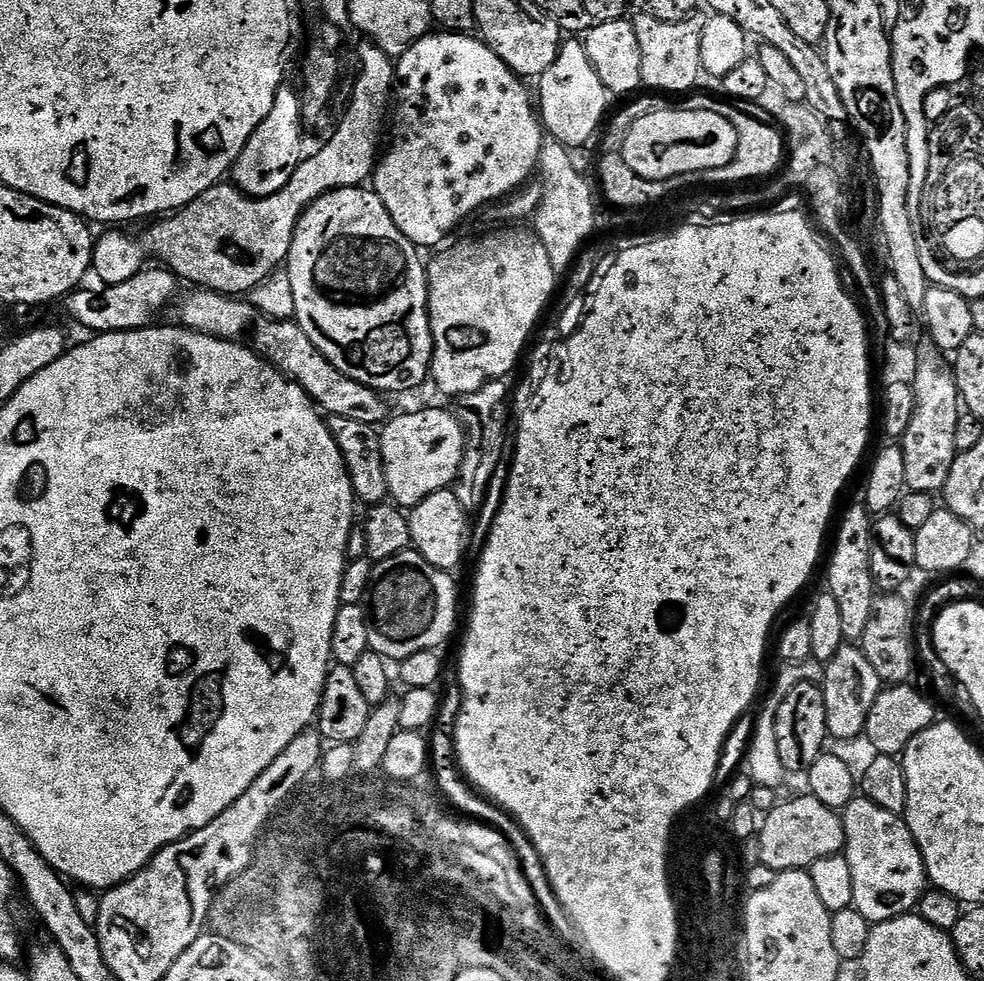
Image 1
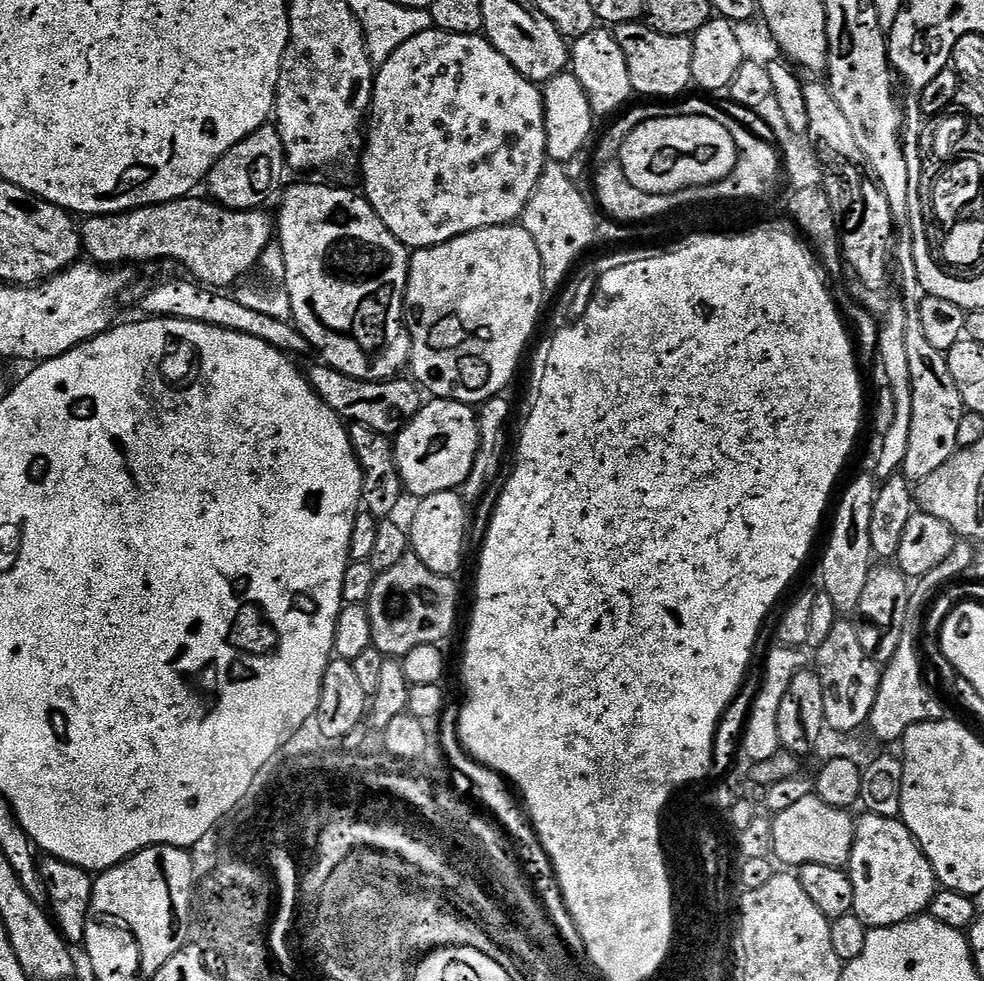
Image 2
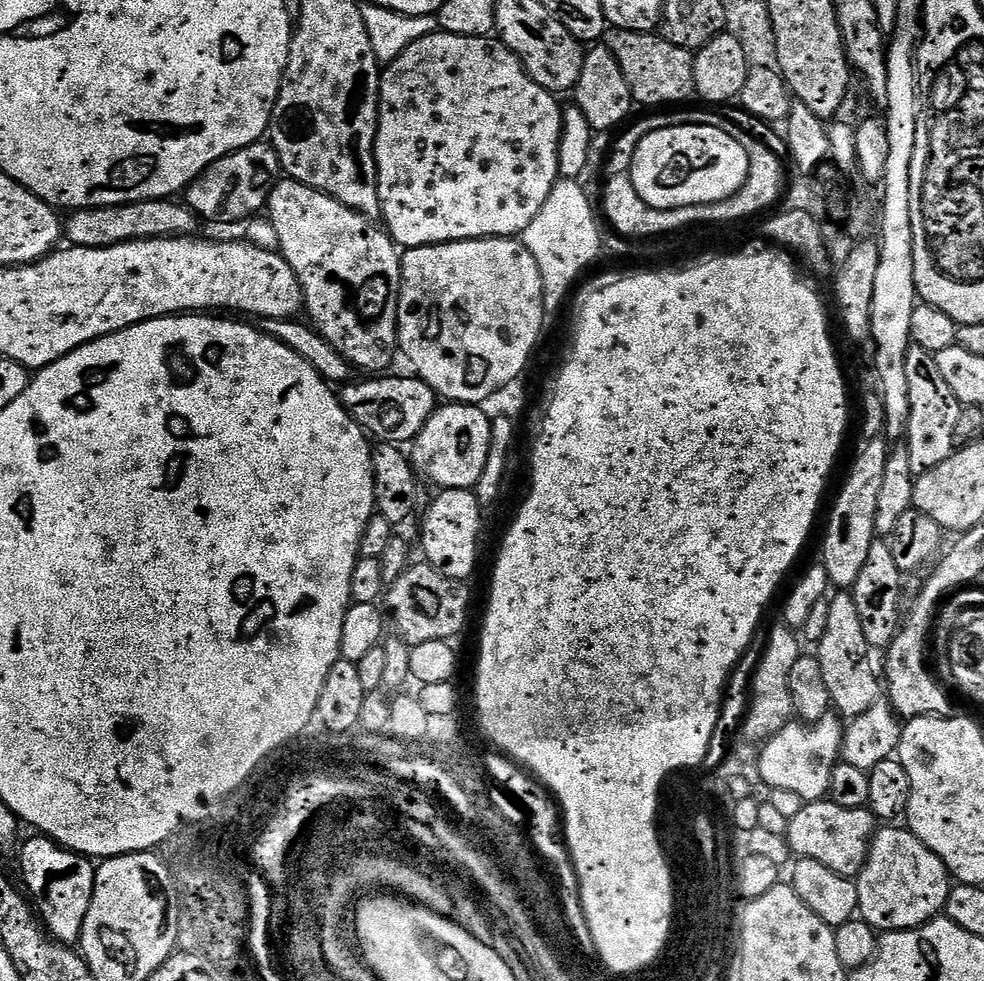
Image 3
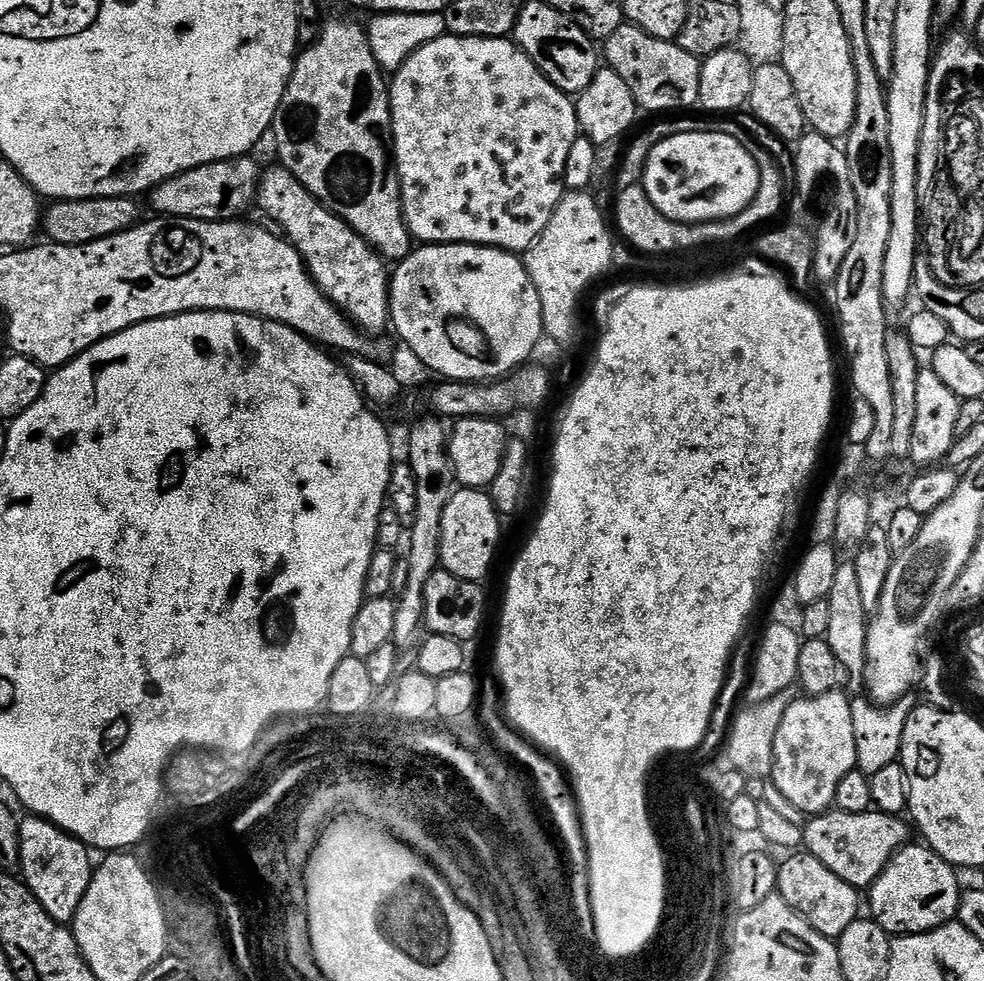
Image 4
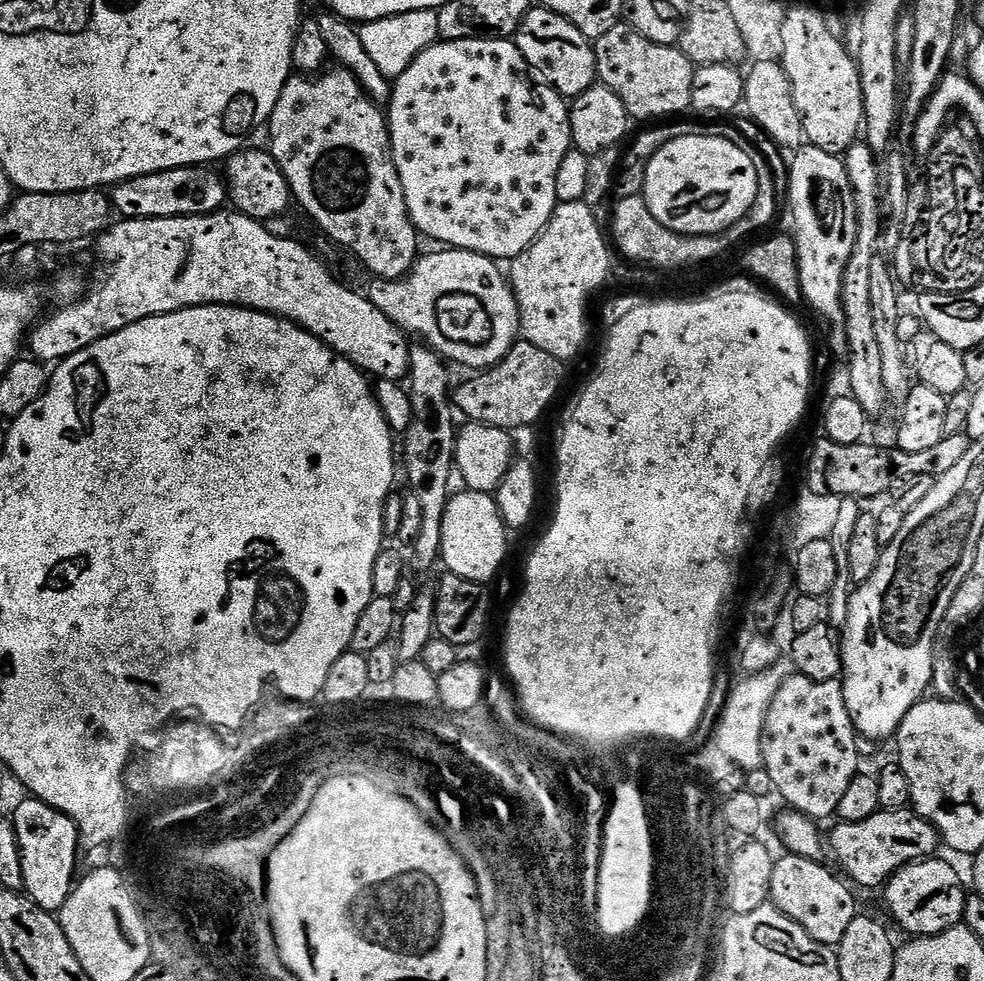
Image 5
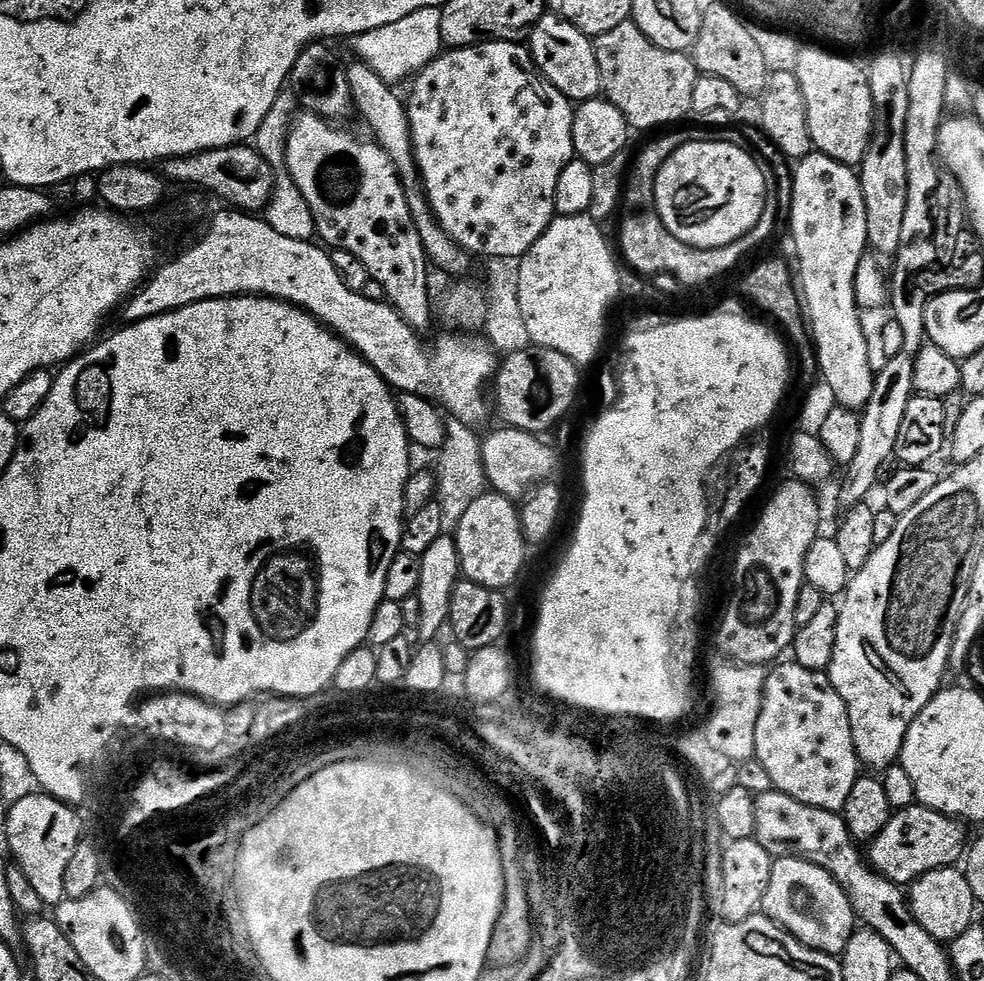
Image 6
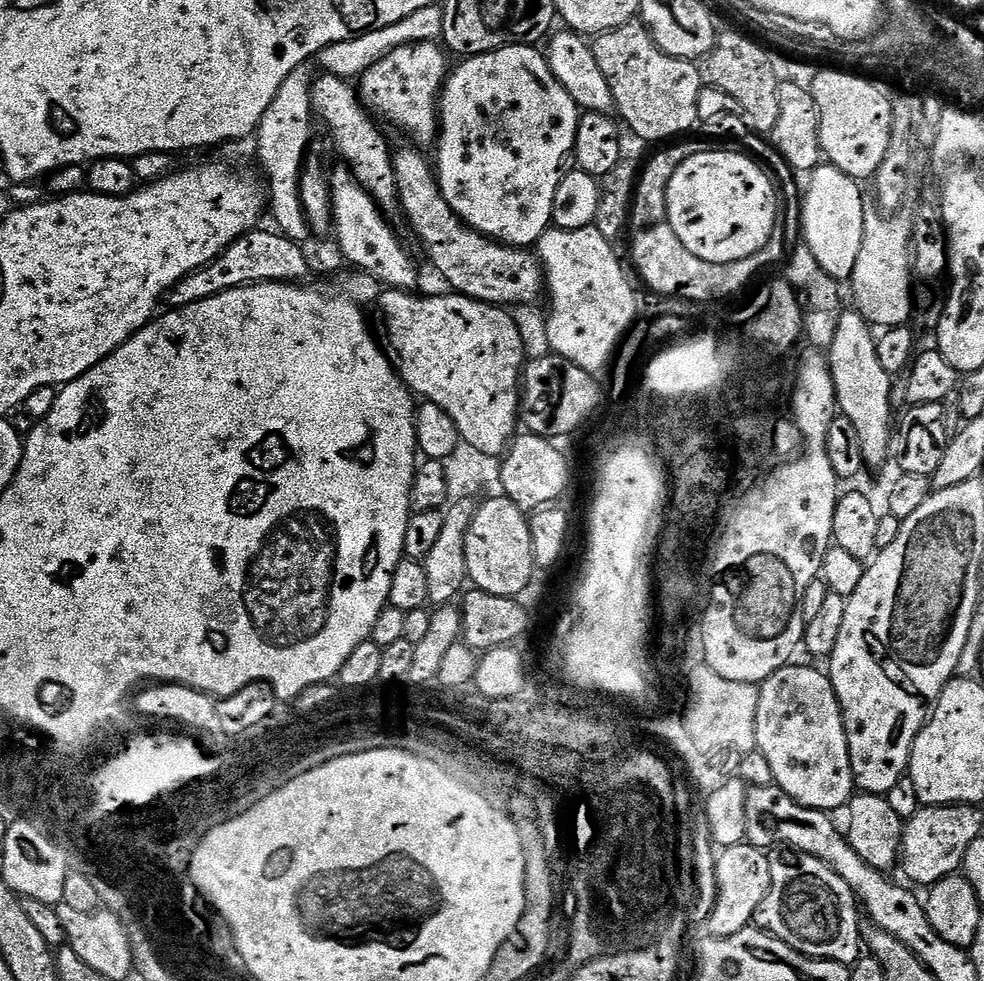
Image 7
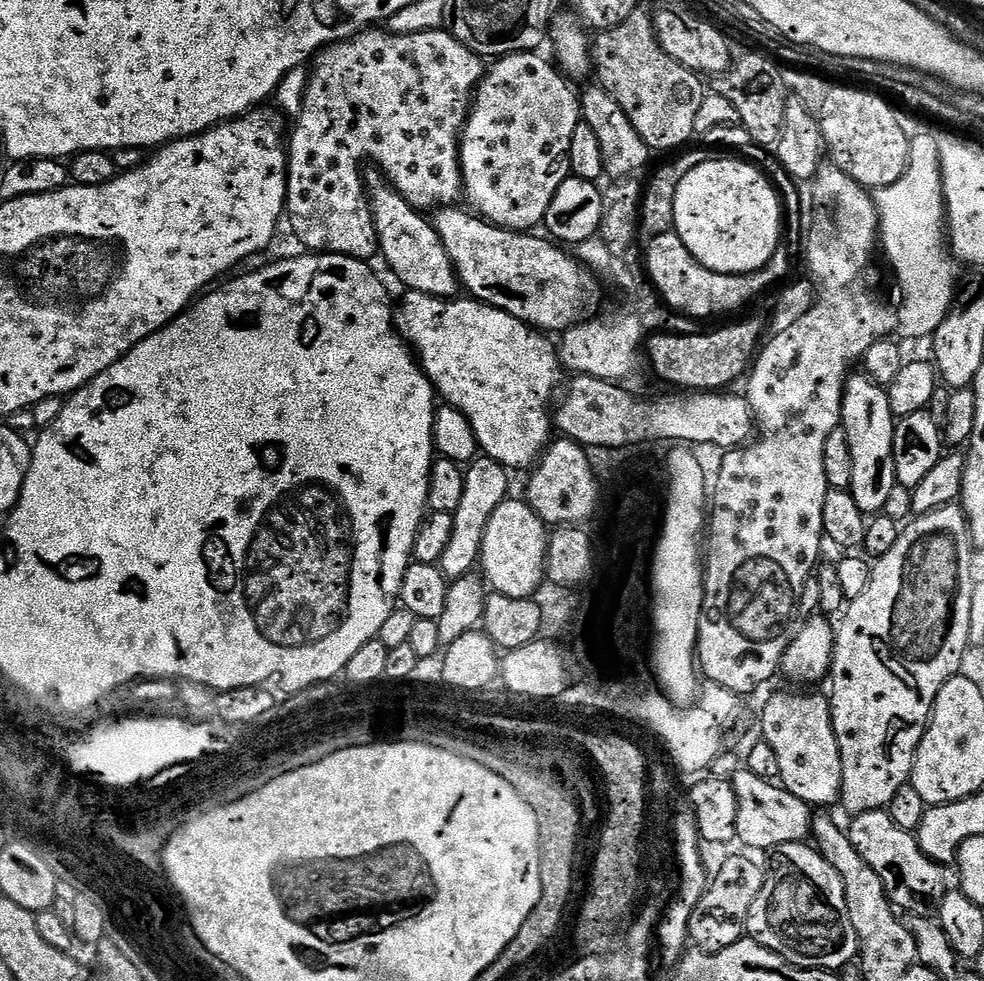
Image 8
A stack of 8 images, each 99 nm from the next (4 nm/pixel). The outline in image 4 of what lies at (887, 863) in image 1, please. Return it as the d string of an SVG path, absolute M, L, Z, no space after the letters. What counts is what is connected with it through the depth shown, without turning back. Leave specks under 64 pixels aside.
M909 843L894 854L882 874L866 892L871 919L893 937L913 936L951 924L960 911L962 887L957 869L923 843Z

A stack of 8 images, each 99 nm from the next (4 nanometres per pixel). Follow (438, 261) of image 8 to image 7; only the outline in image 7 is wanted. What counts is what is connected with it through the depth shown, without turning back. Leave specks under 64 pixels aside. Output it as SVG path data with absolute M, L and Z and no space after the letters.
M329 72L317 75L312 81L312 115L328 127L336 148L345 156L347 167L352 169L356 182L365 188L380 207L381 213L397 211L398 182L392 165L393 153L388 152L388 140L380 133L377 121L364 108L357 91L347 79Z

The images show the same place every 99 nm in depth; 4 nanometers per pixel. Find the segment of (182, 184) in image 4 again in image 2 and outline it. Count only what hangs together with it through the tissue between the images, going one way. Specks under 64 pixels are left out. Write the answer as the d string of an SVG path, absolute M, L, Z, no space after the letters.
M265 126L259 128L253 136L246 137L241 144L231 148L224 155L224 159L218 161L209 172L206 181L207 195L221 204L223 208L229 208L235 212L254 212L267 209L268 203L279 201L285 191L284 175L289 175L288 156L284 152L284 143L280 137L280 130L275 126Z

